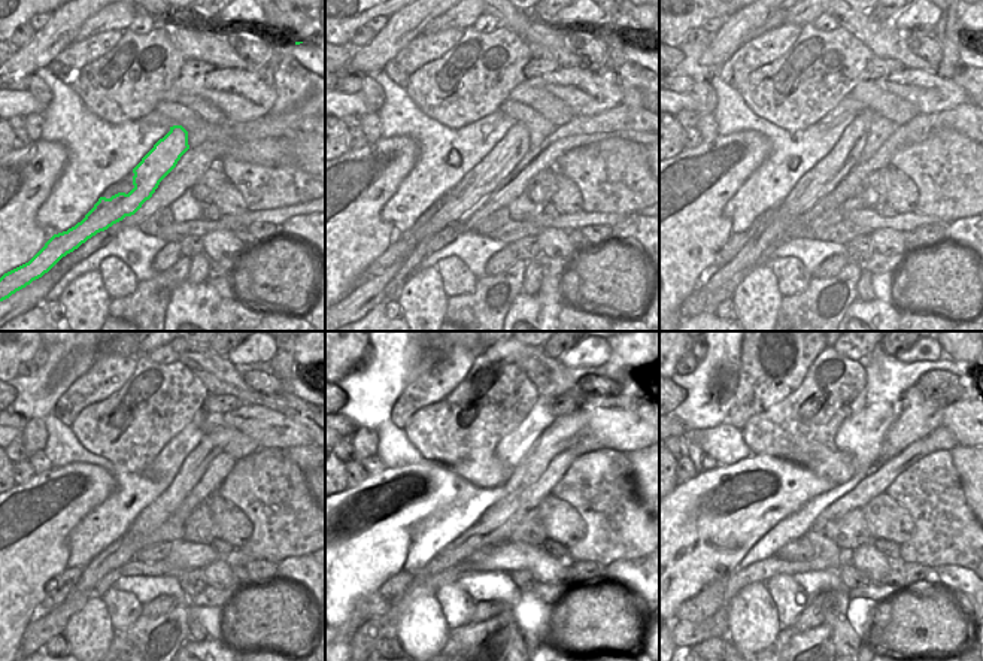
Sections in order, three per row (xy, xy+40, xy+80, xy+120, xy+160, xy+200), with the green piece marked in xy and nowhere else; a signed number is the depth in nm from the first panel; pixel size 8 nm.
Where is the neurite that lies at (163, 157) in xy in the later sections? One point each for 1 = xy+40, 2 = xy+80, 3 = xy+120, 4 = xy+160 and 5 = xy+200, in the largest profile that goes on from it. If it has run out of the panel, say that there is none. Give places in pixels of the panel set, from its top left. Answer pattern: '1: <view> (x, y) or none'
1: xy+40 (513, 146)
2: xy+80 (830, 170)
3: xy+120 (160, 511)
4: xy+160 (566, 430)
5: xy+200 (918, 421)

